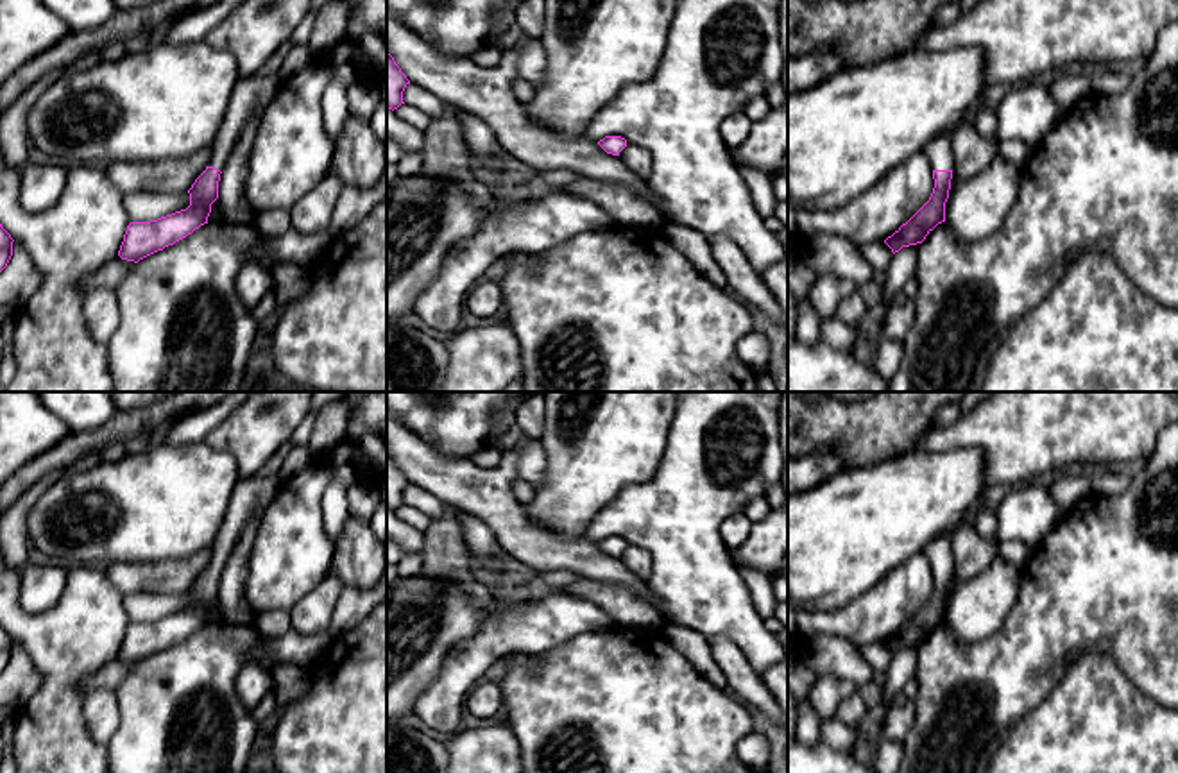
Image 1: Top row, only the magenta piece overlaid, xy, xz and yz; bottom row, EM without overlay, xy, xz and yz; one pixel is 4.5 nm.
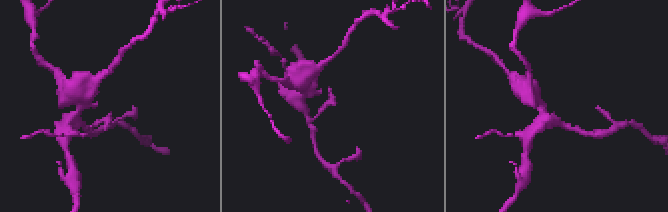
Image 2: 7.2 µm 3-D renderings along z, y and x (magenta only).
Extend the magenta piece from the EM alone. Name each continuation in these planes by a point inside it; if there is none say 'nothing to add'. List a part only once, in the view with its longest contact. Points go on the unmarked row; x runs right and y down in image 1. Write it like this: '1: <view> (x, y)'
1: yz (938, 552)

